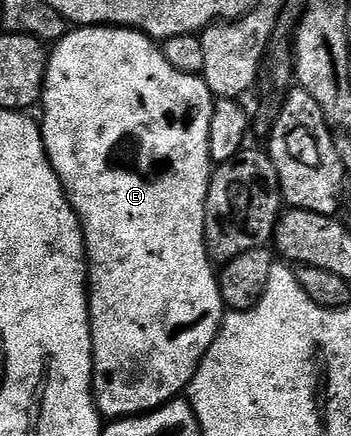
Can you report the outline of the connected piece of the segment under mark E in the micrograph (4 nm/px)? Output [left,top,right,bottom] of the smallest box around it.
[41,25,225,420]

